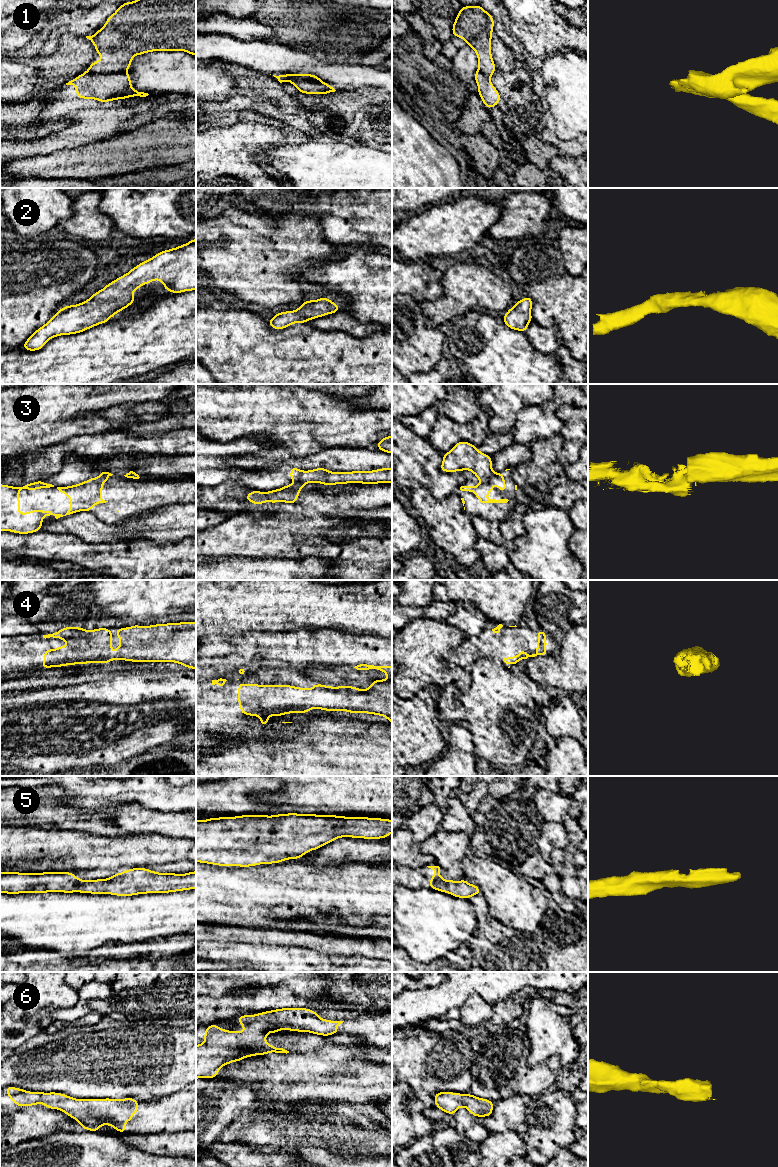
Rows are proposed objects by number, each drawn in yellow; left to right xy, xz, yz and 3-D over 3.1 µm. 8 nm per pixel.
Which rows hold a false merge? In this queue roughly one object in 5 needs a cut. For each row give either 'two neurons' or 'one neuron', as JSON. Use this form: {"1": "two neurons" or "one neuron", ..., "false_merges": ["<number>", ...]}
{"1": "two neurons", "2": "one neuron", "3": "two neurons", "4": "one neuron", "5": "one neuron", "6": "one neuron", "false_merges": ["1", "3"]}

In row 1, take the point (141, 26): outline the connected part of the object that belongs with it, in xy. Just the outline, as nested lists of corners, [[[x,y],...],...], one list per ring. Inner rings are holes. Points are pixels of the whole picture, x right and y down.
[[[135,0],[132,2],[124,2],[114,14],[109,16],[105,25],[99,29],[94,35],[86,36],[95,46],[98,55],[102,56],[101,60],[92,62],[87,69],[87,72],[97,74],[110,73],[127,73],[128,68],[132,64],[132,59],[135,55],[142,55],[154,51],[184,51],[193,56],[196,56],[196,0]]]

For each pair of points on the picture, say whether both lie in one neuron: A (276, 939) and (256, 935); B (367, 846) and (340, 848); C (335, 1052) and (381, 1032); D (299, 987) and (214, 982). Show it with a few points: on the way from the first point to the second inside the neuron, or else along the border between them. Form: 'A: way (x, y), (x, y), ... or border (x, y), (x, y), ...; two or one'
A: way (271, 936), (261, 936); one
B: way (360, 848), (347, 848); one
C: border (368, 1046), (378, 1046), (381, 1048); two
D: border (280, 982), (250, 991); two

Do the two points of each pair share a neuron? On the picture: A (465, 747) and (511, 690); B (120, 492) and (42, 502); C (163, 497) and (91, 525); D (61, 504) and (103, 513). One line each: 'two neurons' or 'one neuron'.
A: two neurons
B: one neuron
C: two neurons
D: one neuron

